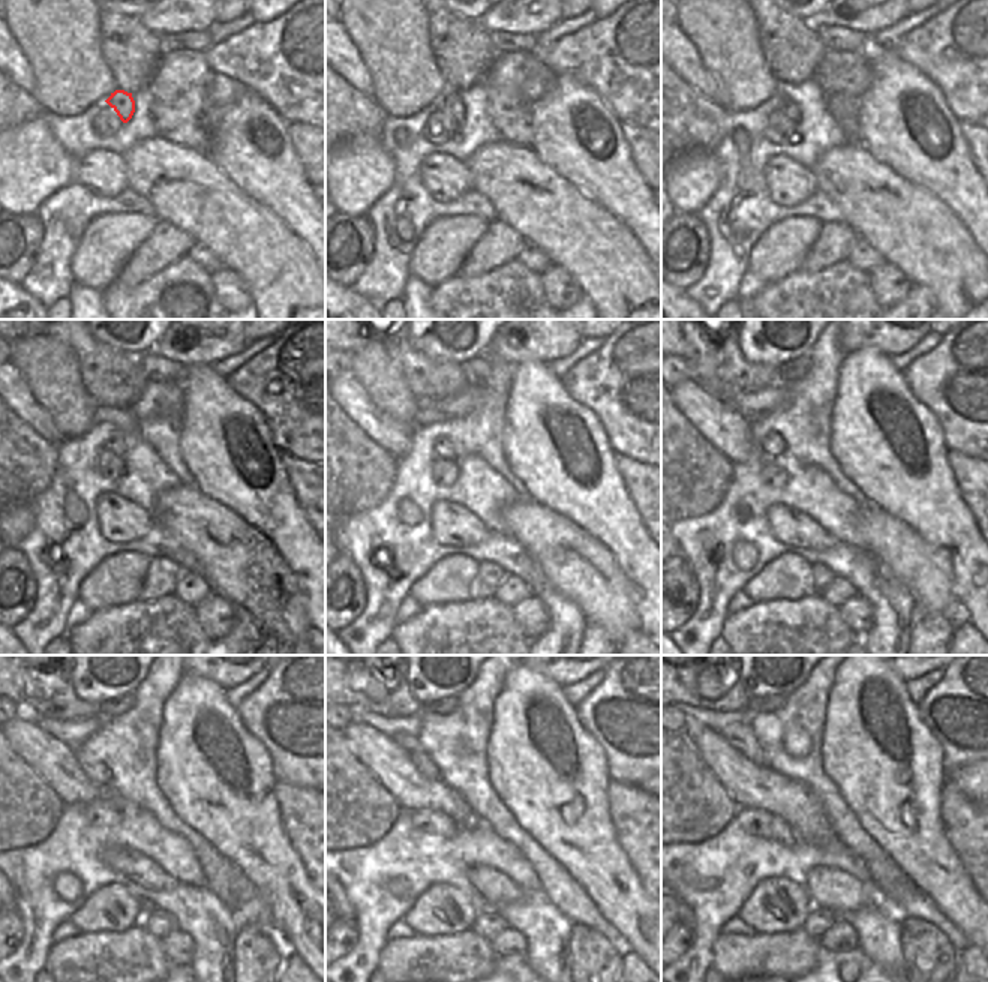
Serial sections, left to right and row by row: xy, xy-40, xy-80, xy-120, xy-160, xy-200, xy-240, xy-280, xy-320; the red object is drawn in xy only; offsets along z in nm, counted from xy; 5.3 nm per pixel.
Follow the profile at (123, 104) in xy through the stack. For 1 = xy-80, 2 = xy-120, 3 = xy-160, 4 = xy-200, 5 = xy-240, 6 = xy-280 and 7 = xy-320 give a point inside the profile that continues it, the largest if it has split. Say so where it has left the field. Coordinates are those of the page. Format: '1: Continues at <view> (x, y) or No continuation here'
1: Continues at xy-80 (789, 108)
2: Continues at xy-120 (117, 446)
3: Continues at xy-160 (443, 449)
4: Continues at xy-200 (774, 446)
5: Continues at xy-240 (96, 772)
6: Continues at xy-280 (408, 742)
7: Continues at xy-320 (739, 735)

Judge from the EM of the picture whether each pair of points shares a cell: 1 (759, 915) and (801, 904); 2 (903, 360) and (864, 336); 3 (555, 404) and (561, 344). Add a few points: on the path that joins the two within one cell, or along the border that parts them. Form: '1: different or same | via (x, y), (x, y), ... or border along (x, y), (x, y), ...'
1: same | via (771, 915), (784, 924), (795, 916)
2: different | border along (925, 336), (909, 350), (891, 357)
3: different | border along (547, 362), (529, 360), (513, 366)

